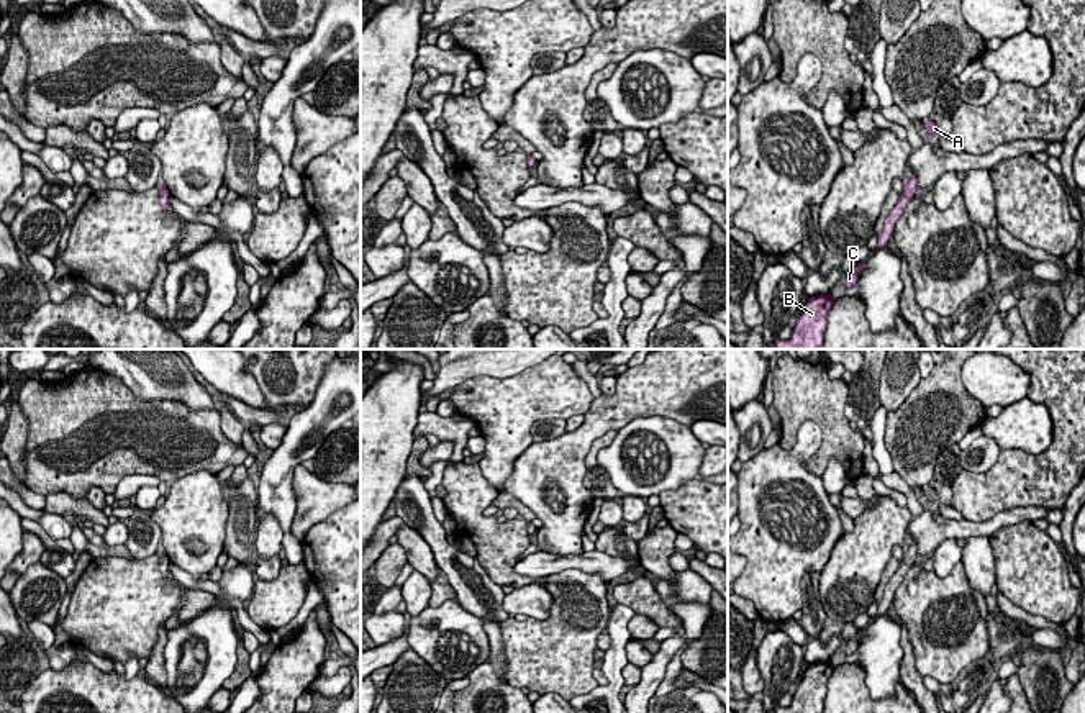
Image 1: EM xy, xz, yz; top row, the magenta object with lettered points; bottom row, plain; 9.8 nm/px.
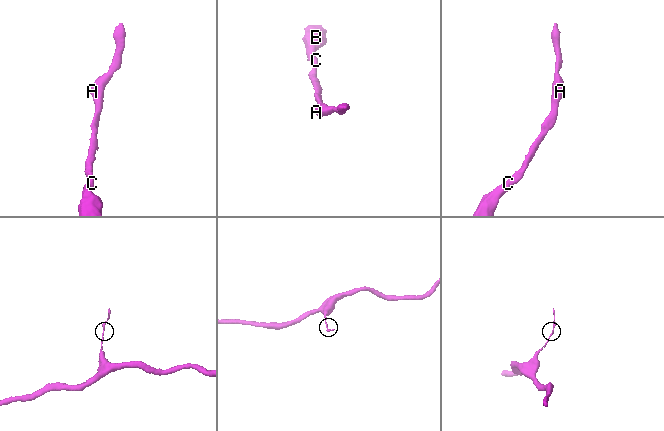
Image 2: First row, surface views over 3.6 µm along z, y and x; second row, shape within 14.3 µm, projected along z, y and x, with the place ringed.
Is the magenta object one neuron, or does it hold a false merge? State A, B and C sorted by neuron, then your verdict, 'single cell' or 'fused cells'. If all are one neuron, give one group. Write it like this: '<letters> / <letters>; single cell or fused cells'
A B C; single cell

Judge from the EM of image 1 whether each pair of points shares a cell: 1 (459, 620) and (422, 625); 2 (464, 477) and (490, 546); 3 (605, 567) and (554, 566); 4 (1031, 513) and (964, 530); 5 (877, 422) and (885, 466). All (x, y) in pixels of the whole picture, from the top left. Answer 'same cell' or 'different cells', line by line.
1: same cell
2: same cell
3: same cell
4: same cell
5: same cell

